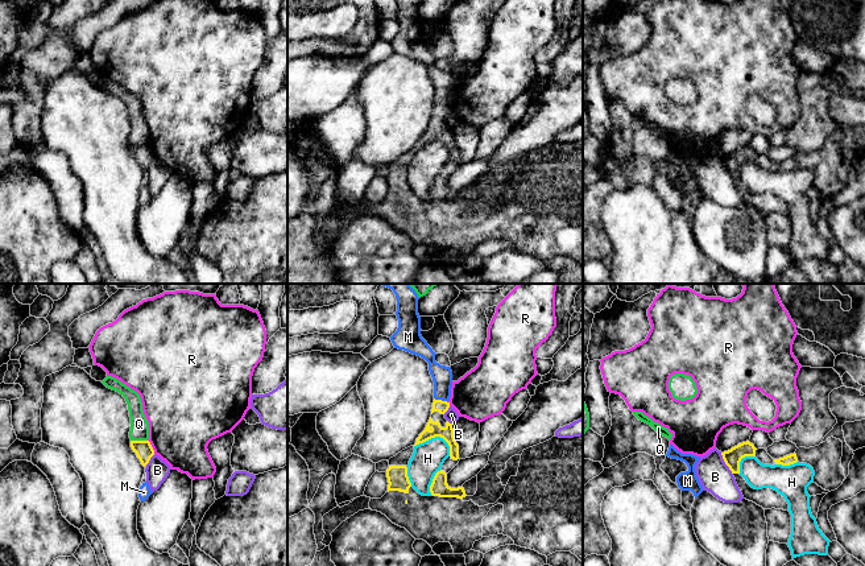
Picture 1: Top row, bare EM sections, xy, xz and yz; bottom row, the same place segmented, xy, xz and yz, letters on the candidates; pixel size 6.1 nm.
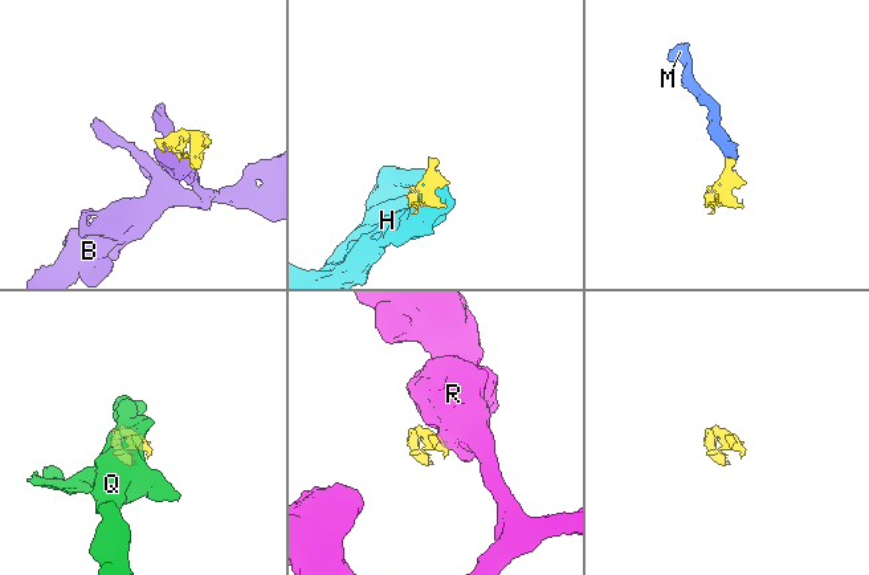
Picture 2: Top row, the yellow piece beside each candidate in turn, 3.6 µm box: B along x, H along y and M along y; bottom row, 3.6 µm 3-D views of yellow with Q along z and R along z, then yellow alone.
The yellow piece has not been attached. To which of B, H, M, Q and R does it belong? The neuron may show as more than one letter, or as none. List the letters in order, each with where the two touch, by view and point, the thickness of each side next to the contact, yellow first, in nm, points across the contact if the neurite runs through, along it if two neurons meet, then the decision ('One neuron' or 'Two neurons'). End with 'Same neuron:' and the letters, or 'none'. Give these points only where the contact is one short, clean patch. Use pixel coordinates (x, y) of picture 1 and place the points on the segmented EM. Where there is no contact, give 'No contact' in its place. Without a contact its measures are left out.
B: Touches yellow at yz (725, 463). Thickness 110 nm (yellow) against 200 nm. Boundary: yz (720, 453), (732, 474). Two neurons
H: Touches yellow at xz (437, 436). Thickness 80 nm (yellow) against 190 nm. Two neurons
M: Touches yellow at xz (441, 400). Thickness 80 nm (yellow) against 130 nm. Path across: xz (438, 405), (441, 400), (442, 376). One neuron
Q: Touches yellow at xy (139, 441). Thickness 110 nm (yellow) against 110 nm. Boundary: xy (131, 440), (147, 441). Two neurons
R: Touches yellow at xy (150, 446). Thickness 110 nm (yellow) against 420 nm. Boundary: xy (148, 440), (154, 453). Two neurons
Same neuron: M

